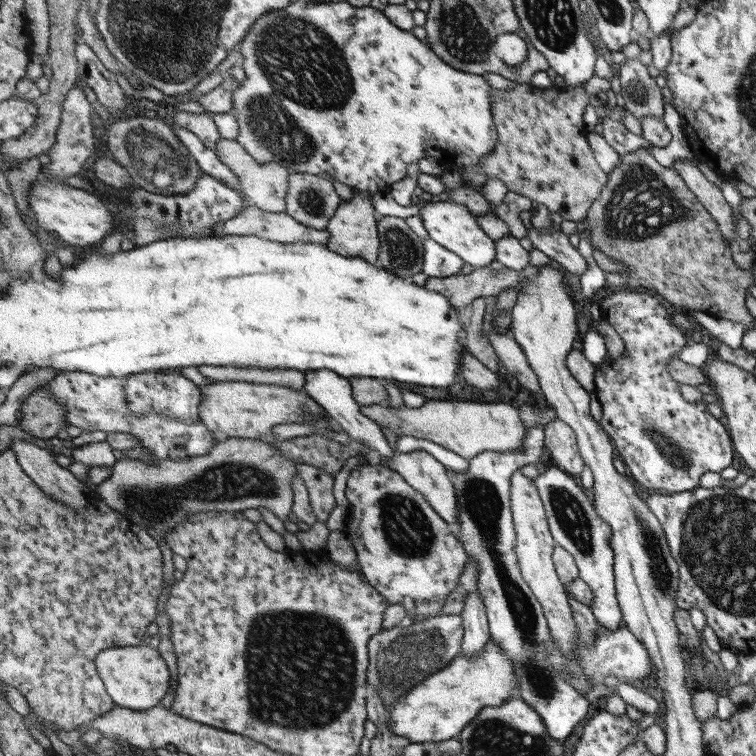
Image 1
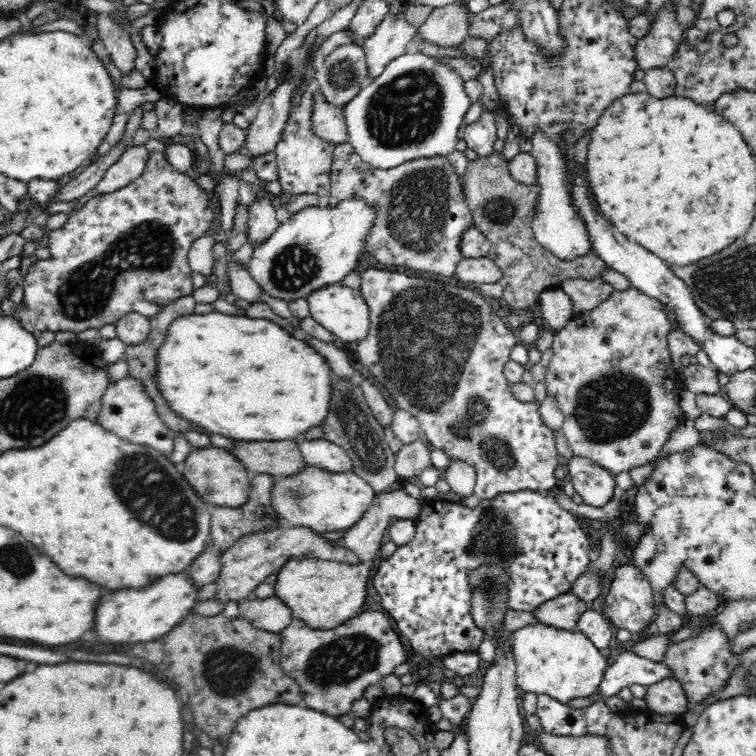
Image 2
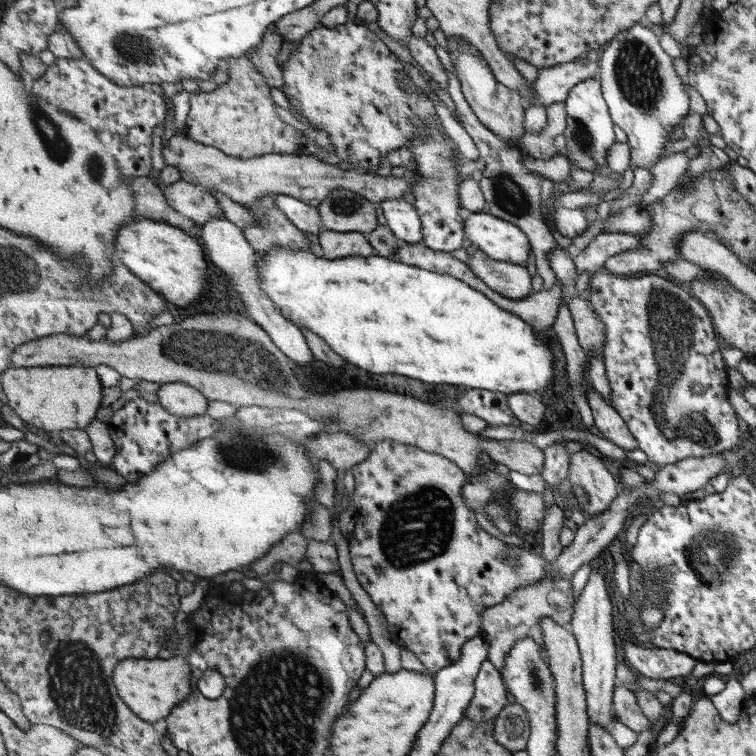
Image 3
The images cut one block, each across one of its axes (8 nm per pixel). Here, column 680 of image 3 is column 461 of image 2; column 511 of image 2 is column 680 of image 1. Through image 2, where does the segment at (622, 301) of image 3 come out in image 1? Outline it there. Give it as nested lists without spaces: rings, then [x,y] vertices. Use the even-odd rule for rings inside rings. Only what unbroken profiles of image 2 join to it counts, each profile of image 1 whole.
[[[631,288],[605,296],[599,302],[599,308],[601,308],[601,320],[615,328],[615,332],[625,344],[625,350],[621,356],[611,356],[607,352],[605,360],[601,364],[595,364],[593,394],[603,406],[603,416],[599,424],[609,434],[613,446],[623,458],[627,476],[637,486],[645,486],[647,490],[663,490],[669,494],[679,494],[679,492],[695,490],[699,486],[699,478],[705,472],[721,472],[723,468],[731,466],[731,460],[735,458],[727,428],[707,412],[705,400],[693,404],[685,402],[681,396],[681,384],[677,384],[677,380],[669,374],[669,364],[673,360],[679,360],[681,350],[687,344],[691,344],[691,338],[683,334],[683,328],[673,324],[671,306],[665,304],[665,300],[653,290],[639,292]]]

